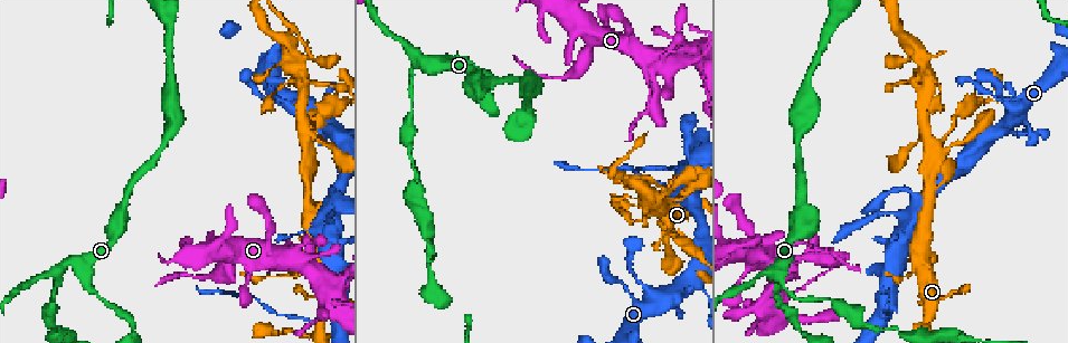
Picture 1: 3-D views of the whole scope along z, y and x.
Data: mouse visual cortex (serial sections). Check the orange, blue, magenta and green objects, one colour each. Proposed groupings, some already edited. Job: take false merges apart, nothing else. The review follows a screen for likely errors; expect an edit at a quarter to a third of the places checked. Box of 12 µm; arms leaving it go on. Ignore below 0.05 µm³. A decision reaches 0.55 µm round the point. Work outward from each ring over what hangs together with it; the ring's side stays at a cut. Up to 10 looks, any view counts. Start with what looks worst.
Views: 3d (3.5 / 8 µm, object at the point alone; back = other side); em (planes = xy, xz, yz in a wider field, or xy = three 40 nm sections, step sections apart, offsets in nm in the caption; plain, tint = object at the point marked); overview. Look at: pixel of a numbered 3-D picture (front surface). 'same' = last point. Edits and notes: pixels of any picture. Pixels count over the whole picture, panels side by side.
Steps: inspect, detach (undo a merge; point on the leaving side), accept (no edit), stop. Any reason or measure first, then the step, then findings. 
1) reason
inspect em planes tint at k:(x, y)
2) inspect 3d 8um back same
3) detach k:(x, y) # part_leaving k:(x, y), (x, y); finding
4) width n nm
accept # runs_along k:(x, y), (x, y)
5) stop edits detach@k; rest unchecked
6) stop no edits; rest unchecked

a narrow waist
inspect 3d 8um at 1:(307, 194)

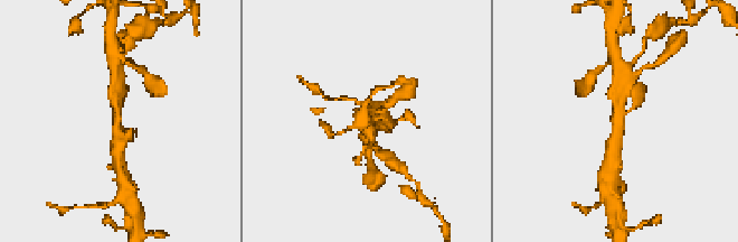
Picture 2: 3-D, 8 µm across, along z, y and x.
zoom in
inspect 3d 3.5um back at 2:(117, 118)

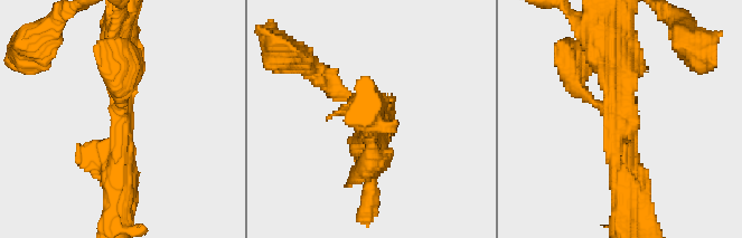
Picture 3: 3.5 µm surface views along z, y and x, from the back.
arms 4; arm_widths 200, 200, 250, 400 nm
inspect em xy step 1 tint at 3:(622, 119)

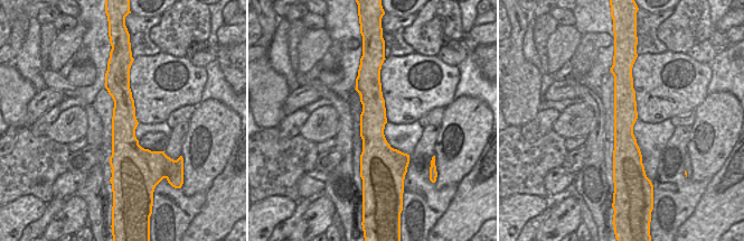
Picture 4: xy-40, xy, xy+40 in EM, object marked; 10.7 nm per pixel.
accept # runs_along 4:(115, 75), (123, 100), (129, 172); one cell here

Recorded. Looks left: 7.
sudden change in width
inspect 3d 3.5um at 1:(285, 64)

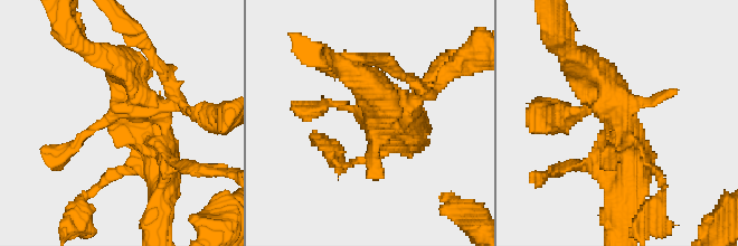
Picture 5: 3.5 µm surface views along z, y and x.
inspect em planes tint at 5:(617, 117)

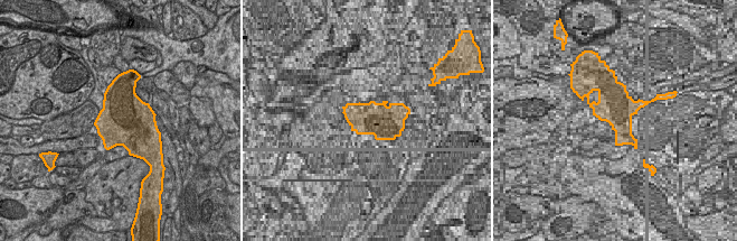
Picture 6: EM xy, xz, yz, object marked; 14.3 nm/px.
accept # runs_along 5:(412, 131), (343, 105), (312, 111); all the same cell

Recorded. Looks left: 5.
thick turns thin
inspect 3d 3.5um at 1:(775, 285)

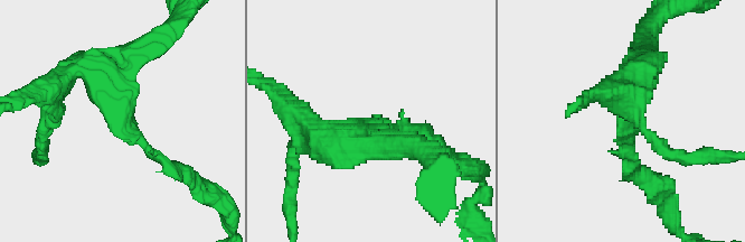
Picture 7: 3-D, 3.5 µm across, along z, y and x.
arm_widths 150, 400 nm; need the tissue
inspect em xy step 5 tint at 7:(627, 121)

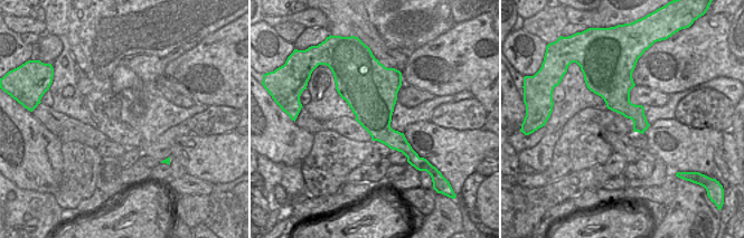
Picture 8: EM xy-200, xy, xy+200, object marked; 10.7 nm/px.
inspect em xy step 2 tint same

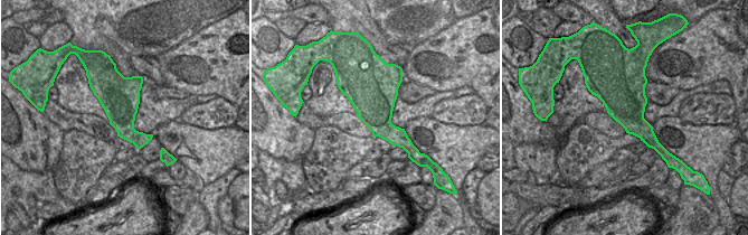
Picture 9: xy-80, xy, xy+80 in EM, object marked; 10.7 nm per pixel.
width 500 nm
accept # runs_along 7:(114, 57), (110, 102), (176, 170); all the same cell

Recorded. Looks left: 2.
thick turns thin
inspect em planes tint at 1:(955, 122)

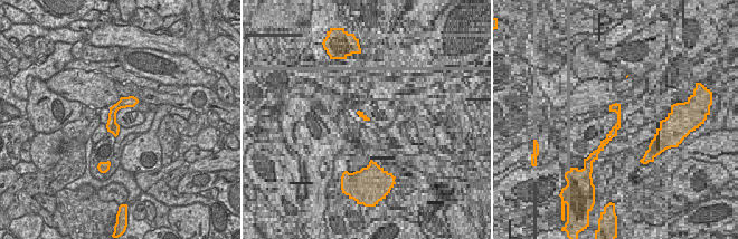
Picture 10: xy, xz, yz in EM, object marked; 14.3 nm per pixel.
wider look
inspect 3d 3.5um same

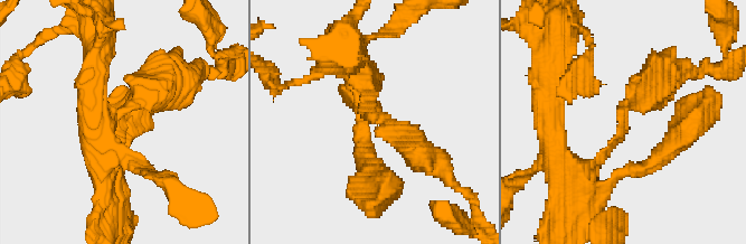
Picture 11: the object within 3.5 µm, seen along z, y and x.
detach 11:(640, 102) # part_leaving 11:(621, 124), (629, 96), (672, 73); two cells meet here

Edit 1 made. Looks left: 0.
stop edits detach@11; rest unchecked

